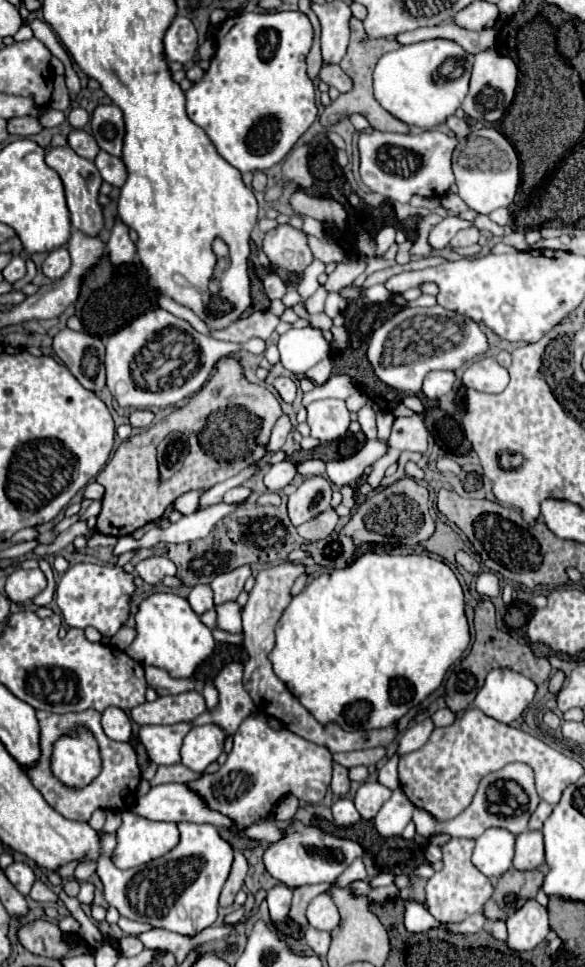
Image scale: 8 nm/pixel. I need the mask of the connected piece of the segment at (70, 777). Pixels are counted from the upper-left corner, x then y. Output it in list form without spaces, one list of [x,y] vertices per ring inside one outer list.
[[[77,727],[75,735],[61,735],[53,743],[51,773],[69,789],[87,787],[101,773],[101,753],[95,735]]]

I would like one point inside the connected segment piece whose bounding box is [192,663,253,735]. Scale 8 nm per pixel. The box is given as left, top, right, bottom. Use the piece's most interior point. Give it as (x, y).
(234, 705)

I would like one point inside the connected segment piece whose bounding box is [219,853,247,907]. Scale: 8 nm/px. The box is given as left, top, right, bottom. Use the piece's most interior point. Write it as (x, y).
(239, 870)

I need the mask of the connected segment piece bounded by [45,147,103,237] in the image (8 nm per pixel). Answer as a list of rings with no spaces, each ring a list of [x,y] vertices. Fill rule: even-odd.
[[[53,147],[47,151],[45,161],[51,169],[55,169],[65,185],[65,195],[67,195],[67,207],[71,213],[71,225],[79,229],[81,233],[95,237],[103,229],[103,207],[99,205],[99,187],[103,183],[97,167],[93,161],[77,155],[71,147]]]

